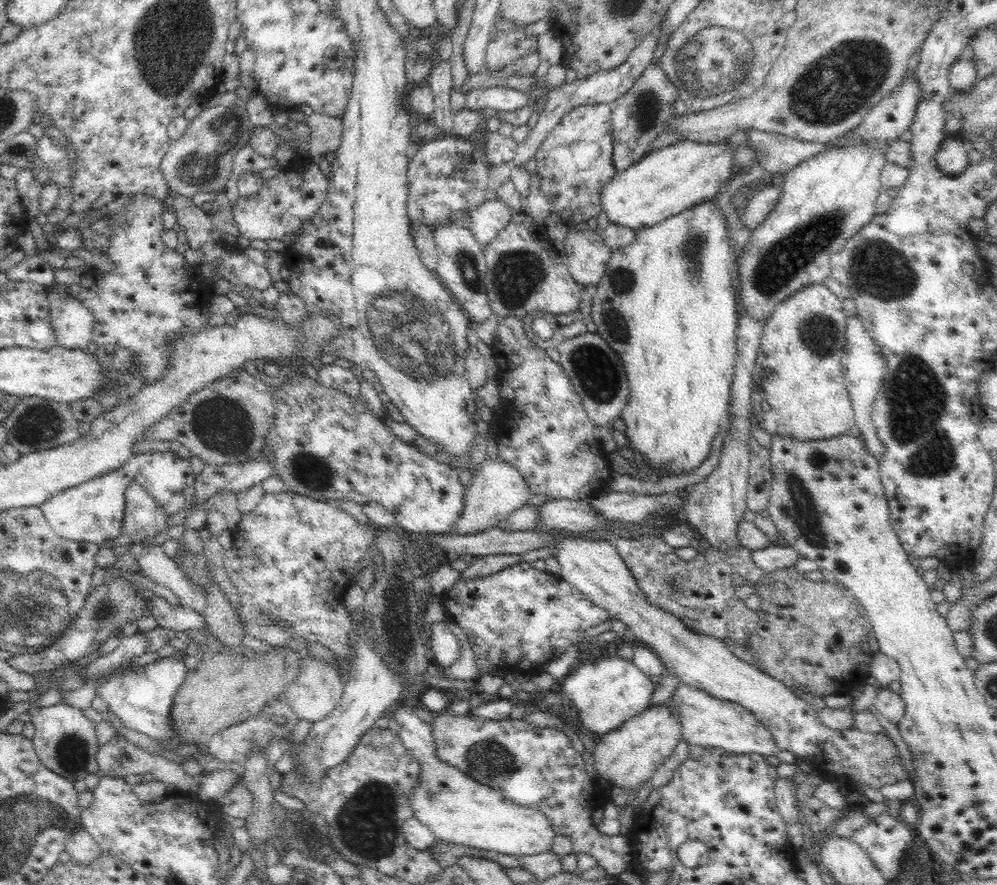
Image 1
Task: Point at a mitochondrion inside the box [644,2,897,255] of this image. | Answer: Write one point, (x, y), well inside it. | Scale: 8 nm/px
(838, 85)

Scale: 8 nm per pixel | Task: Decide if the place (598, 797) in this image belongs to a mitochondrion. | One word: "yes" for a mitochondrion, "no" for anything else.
no

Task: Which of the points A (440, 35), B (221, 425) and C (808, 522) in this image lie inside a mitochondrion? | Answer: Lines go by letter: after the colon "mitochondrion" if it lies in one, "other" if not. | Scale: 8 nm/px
A: other
B: mitochondrion
C: mitochondrion

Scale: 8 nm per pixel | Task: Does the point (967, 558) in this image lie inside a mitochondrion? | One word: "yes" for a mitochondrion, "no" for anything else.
no

